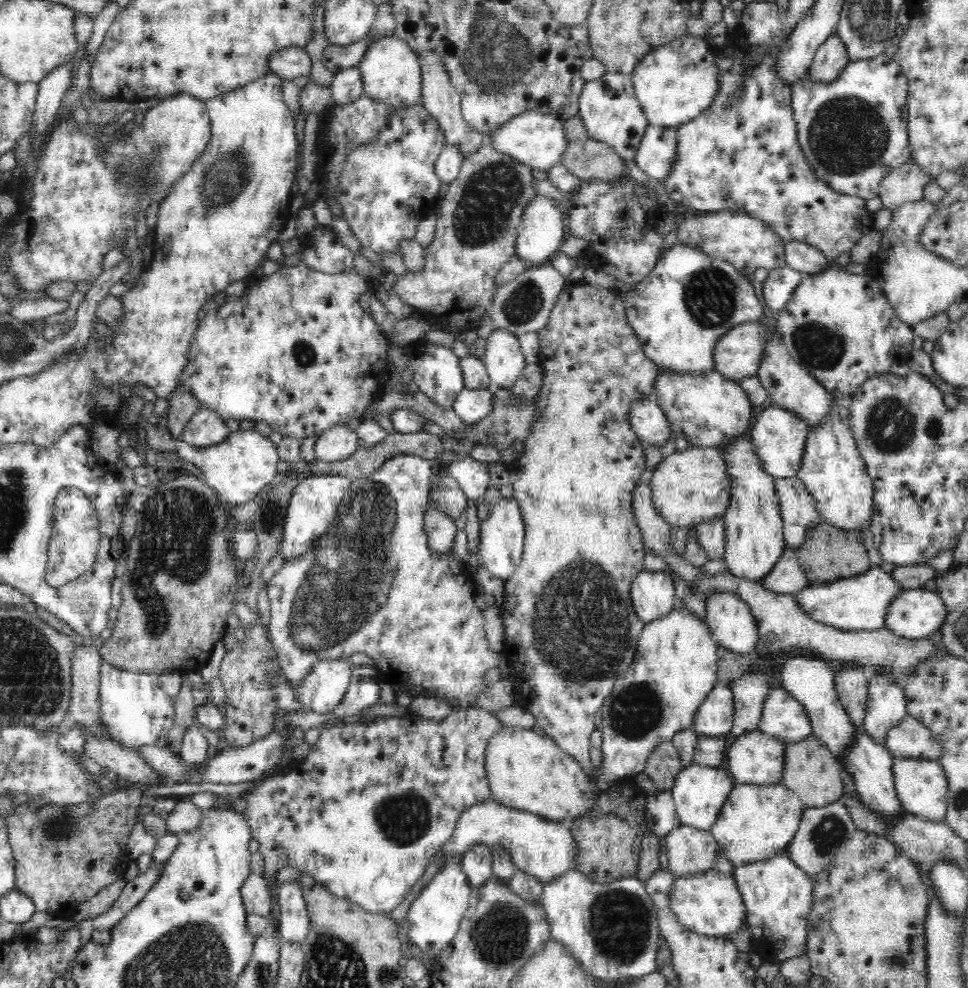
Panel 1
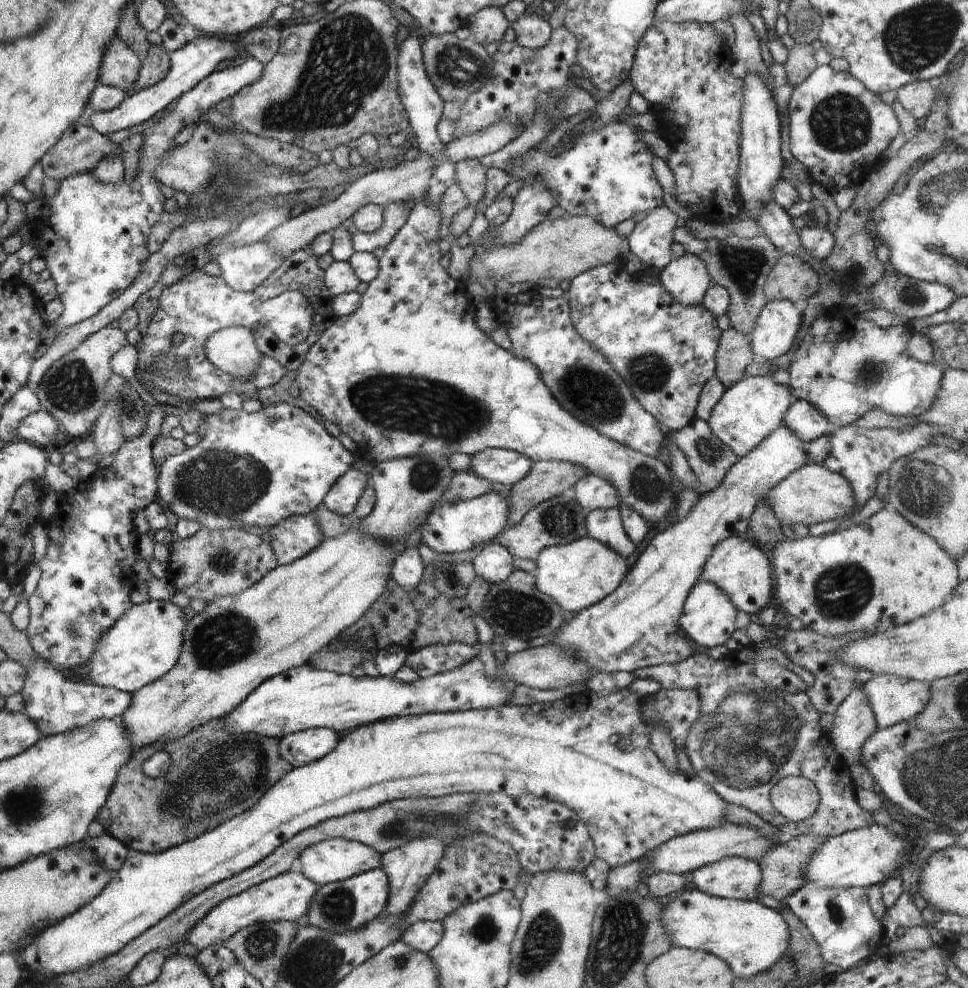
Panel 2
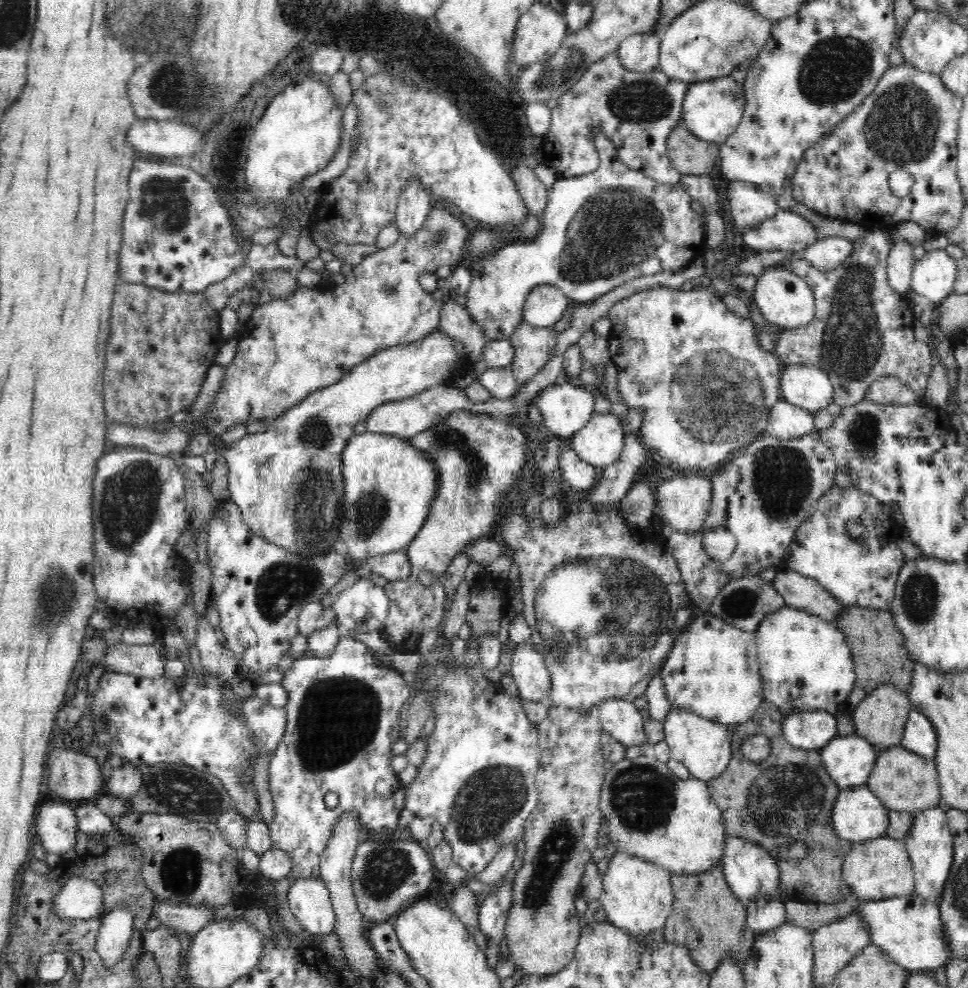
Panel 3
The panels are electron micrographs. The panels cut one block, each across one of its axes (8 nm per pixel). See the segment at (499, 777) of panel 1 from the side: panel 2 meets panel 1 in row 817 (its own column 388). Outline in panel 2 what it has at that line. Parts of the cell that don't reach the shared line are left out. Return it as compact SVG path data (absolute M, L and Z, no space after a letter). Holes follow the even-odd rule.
M357 523L337 538L323 539L308 555L288 565L277 565L241 594L219 597L203 612L186 621L178 663L155 683L133 694L131 708L122 716L133 750L159 741L177 740L210 720L230 715L256 688L278 674L306 665L310 658L352 627L385 592L394 560L405 549L418 548L422 526L404 540L382 540L367 535Z

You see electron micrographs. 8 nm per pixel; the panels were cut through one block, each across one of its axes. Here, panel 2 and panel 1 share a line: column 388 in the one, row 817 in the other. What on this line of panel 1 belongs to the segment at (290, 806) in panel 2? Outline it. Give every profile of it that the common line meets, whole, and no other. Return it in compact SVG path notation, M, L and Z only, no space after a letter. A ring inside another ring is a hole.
M780 782L760 786L735 784L728 801L720 810L718 820L709 828L709 832L722 854L734 866L765 861L786 853L805 810L800 798Z

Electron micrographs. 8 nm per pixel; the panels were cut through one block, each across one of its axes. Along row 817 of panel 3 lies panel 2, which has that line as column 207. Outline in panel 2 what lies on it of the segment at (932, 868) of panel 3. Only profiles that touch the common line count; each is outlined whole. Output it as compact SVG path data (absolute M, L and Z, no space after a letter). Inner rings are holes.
M287 871L218 904L211 913L196 924L195 928L192 928L186 942L190 942L199 951L202 951L211 945L223 945L224 940L232 937L243 927L251 926L256 922L283 921L298 923L305 920L310 904L319 888L320 886L316 882L309 880L302 872Z

